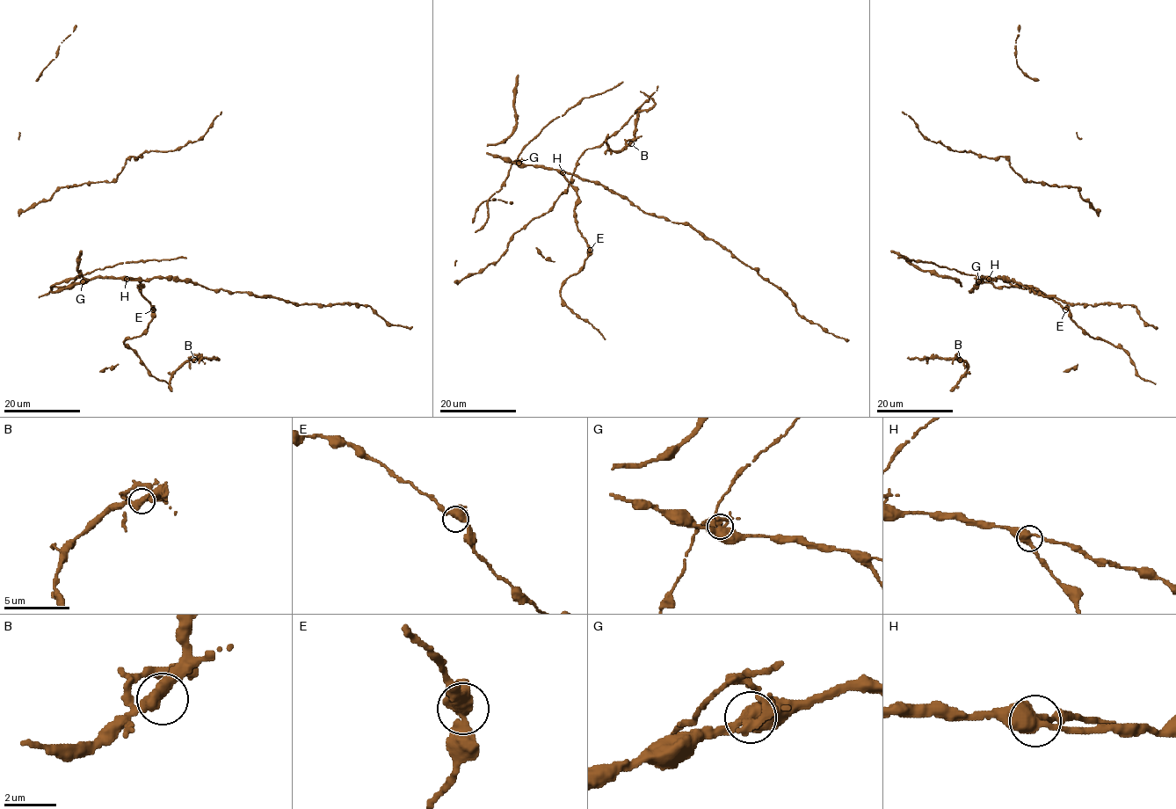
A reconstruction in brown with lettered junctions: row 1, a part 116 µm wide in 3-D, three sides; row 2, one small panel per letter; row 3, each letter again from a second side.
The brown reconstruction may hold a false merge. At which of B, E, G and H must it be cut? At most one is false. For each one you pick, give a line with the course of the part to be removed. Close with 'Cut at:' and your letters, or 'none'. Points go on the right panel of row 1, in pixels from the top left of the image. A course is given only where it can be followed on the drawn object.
G: Course of the part to remove: (978, 281), (975, 275), (932, 262), (897, 258)
Cut at: G

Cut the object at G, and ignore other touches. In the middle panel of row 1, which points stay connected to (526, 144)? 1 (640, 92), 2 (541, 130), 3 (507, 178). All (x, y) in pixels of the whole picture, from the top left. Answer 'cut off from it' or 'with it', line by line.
1: cut off from it
2: with it
3: with it

